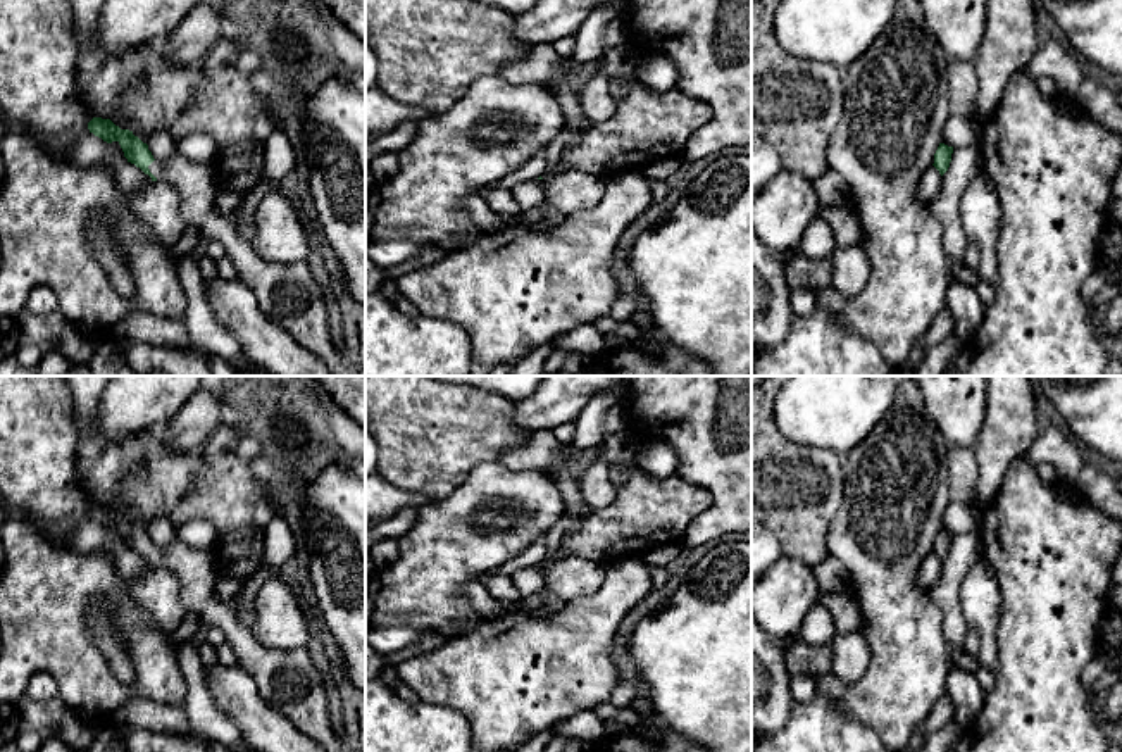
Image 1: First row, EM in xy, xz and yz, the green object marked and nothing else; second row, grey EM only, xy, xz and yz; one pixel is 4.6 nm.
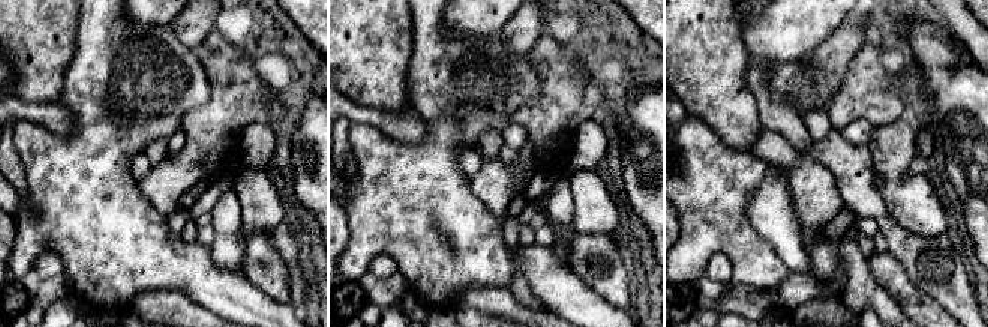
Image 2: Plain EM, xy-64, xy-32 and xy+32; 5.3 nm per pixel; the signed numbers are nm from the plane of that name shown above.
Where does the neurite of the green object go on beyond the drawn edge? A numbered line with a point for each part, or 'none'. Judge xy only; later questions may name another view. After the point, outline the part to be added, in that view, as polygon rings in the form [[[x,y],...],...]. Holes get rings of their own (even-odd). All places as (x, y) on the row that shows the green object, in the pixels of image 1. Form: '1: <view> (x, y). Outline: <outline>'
1: xy (288, 295). Outline: [[[176,150],[171,159],[153,160],[148,169],[181,193],[188,224],[226,248],[238,279],[252,290],[269,321],[319,357],[333,376],[357,376],[353,366],[333,343],[324,286],[314,279],[307,262],[264,260],[238,236],[233,217],[215,210],[221,186],[217,169],[210,162],[190,160]]]

